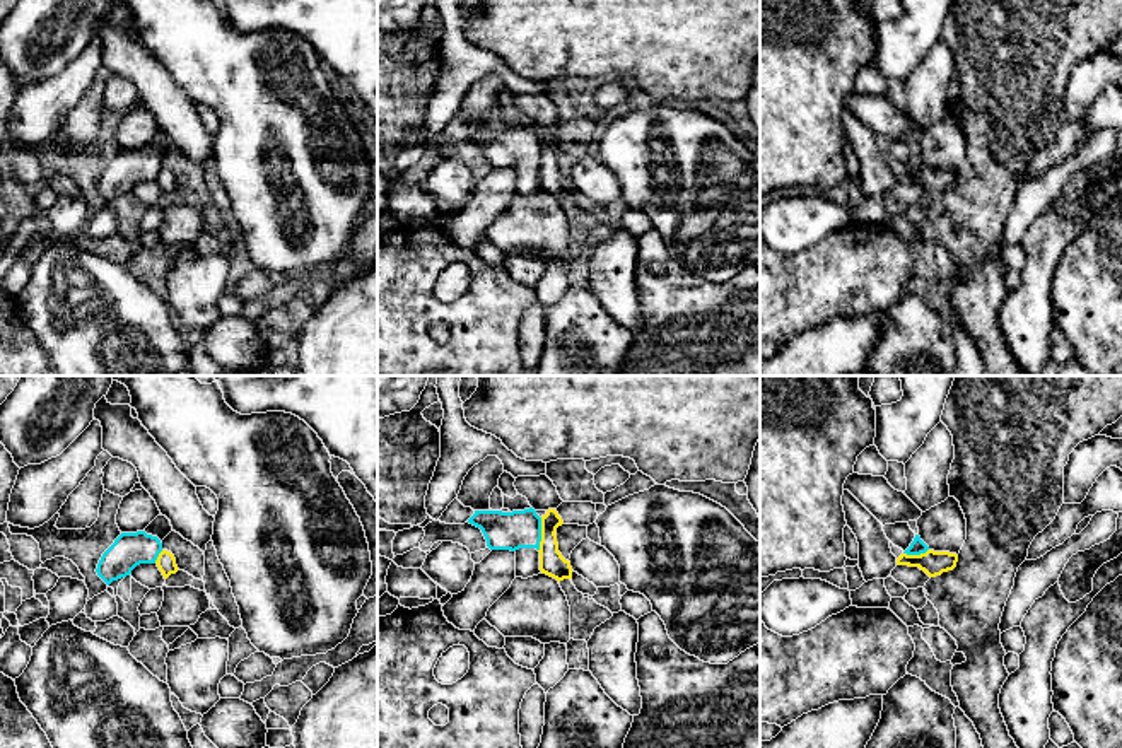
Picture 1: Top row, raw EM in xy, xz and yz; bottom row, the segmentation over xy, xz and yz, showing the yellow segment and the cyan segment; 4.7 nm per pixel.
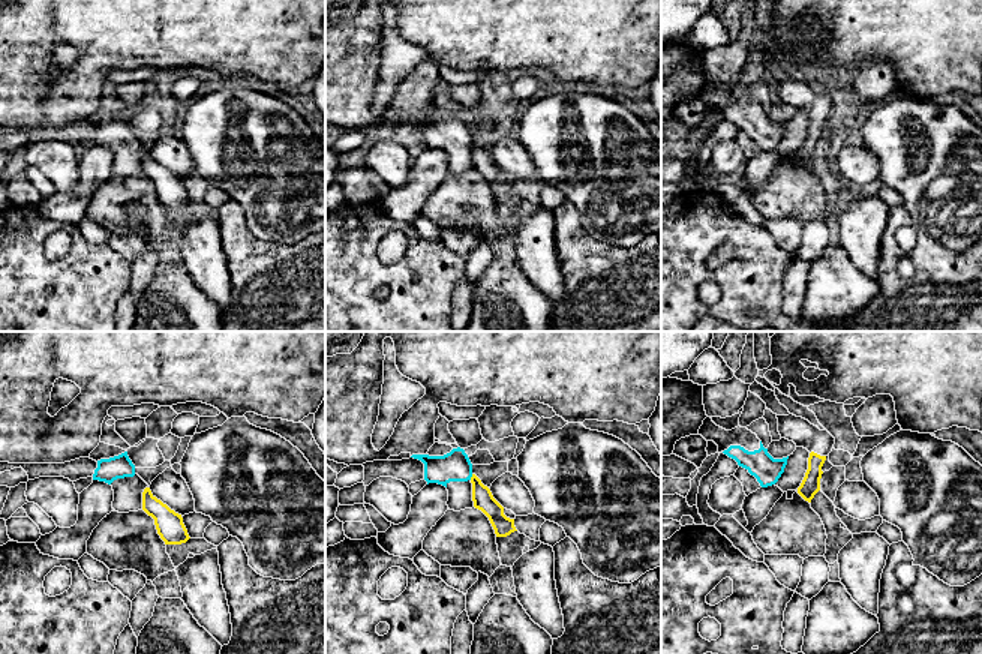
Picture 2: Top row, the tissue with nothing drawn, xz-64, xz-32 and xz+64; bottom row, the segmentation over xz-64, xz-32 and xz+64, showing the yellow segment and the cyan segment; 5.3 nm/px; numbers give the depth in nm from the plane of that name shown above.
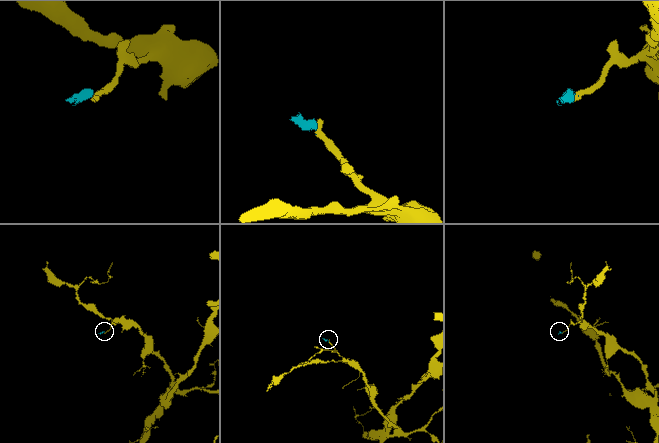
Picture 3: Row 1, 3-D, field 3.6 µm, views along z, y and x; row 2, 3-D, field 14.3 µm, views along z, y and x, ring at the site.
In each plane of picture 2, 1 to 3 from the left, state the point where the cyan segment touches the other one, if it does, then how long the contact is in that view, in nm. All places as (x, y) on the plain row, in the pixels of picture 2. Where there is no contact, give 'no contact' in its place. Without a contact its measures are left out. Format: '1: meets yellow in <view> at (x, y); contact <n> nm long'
1: no contact
2: meets yellow in xz-32 at (471, 141); contact 40 nm long
3: no contact

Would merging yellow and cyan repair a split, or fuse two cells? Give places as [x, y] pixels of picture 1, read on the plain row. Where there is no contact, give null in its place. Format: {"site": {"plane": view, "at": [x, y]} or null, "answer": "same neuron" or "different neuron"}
{"site": {"plane": "xz", "at": [542, 152]}, "answer": "different neuron"}

